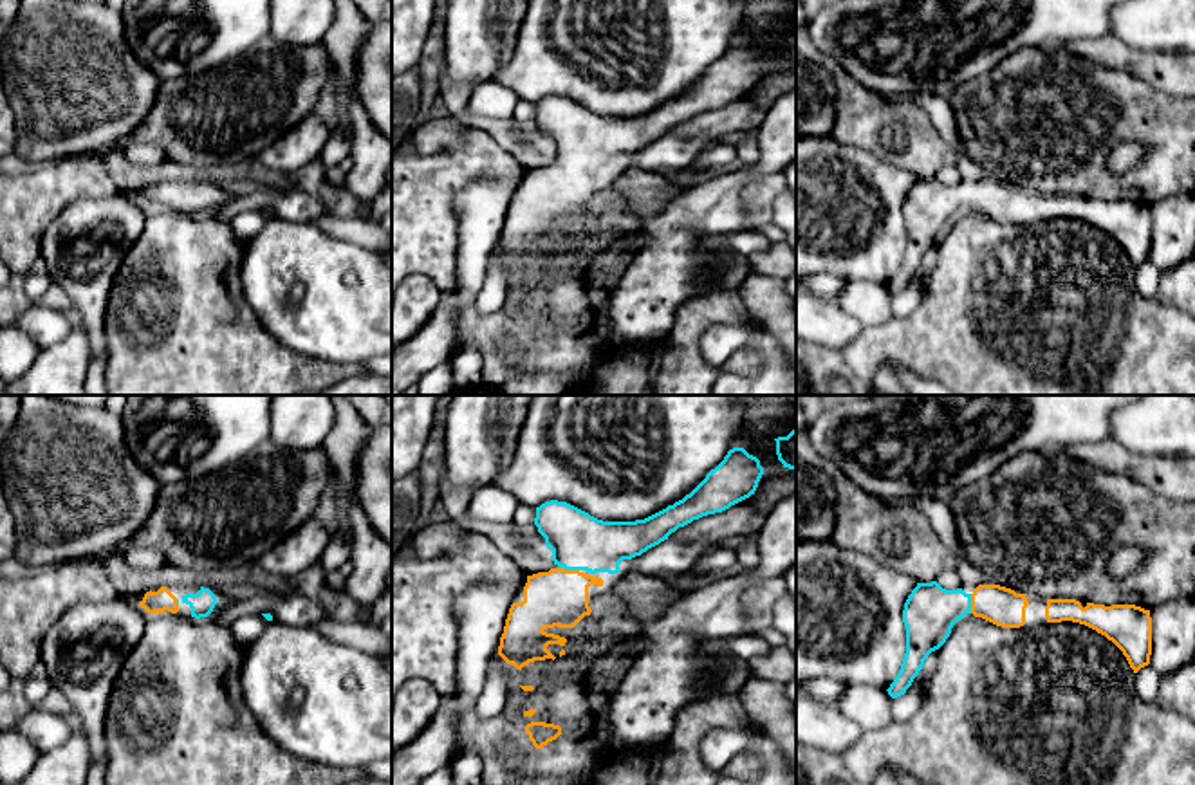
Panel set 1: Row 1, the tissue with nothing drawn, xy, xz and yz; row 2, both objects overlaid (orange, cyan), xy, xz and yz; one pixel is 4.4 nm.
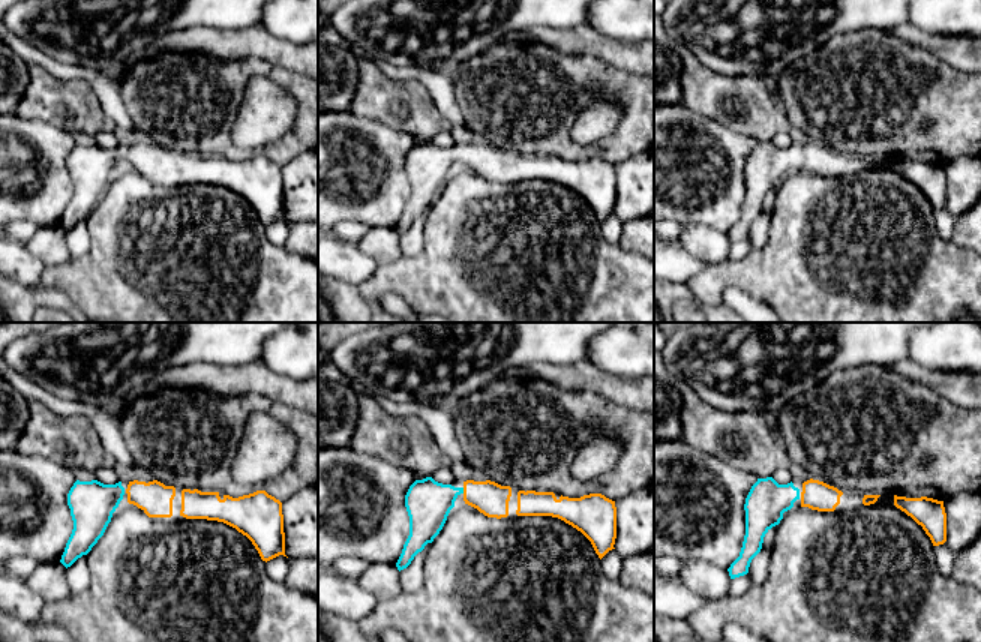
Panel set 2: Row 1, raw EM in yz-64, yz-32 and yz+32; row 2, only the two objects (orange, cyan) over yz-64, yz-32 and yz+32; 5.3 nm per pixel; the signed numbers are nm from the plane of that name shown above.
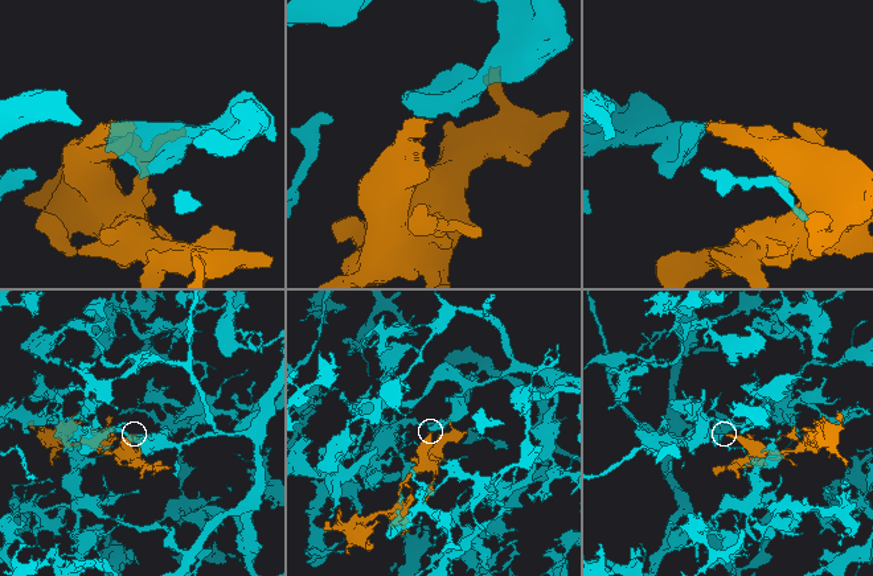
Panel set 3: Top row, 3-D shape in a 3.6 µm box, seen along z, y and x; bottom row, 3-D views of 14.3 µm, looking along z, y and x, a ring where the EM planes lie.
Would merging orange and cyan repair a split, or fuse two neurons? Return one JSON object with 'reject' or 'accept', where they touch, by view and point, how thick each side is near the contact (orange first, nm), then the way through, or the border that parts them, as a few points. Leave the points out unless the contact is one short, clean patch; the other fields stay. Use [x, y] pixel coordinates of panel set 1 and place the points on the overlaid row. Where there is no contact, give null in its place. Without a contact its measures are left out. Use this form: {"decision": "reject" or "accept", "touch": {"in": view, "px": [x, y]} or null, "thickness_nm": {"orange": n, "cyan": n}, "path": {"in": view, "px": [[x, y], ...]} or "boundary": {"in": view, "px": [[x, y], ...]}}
{"decision": "accept", "touch": {"in": "yz", "px": [972, 603]}, "thickness_nm": {"orange": 170, "cyan": 240}, "path": {"in": "yz", "px": [[999, 605], [972, 603], [955, 603], [930, 610]]}}

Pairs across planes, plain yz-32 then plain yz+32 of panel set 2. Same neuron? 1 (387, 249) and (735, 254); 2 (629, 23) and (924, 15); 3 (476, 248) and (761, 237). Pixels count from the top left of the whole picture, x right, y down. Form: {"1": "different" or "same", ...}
{"1": "different", "2": "same", "3": "different"}

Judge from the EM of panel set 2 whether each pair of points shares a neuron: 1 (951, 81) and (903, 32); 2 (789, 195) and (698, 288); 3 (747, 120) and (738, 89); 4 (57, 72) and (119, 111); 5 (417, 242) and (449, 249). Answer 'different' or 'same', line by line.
1: different
2: same
3: same
4: same
5: different

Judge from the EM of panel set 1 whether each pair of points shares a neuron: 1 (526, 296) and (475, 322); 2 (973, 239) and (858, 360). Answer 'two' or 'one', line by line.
1: one
2: one

